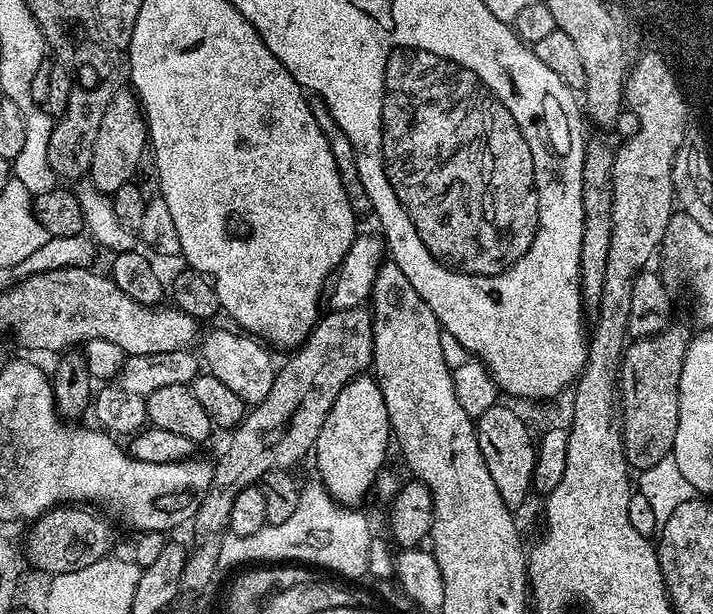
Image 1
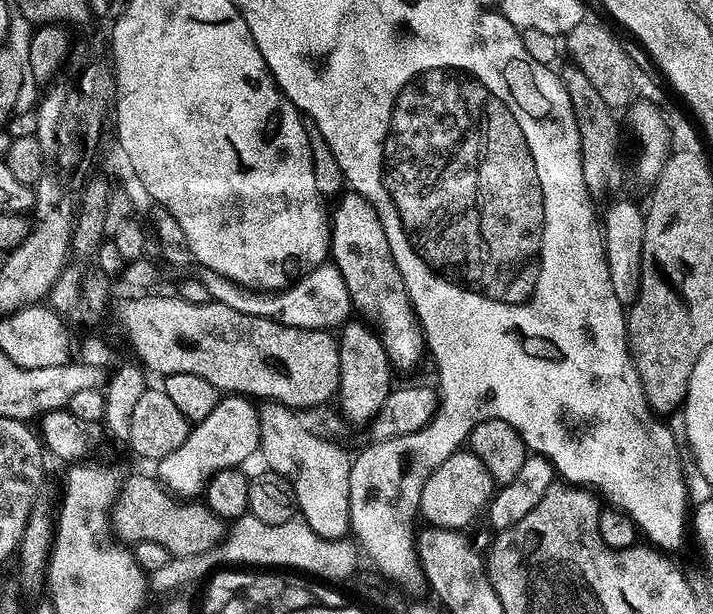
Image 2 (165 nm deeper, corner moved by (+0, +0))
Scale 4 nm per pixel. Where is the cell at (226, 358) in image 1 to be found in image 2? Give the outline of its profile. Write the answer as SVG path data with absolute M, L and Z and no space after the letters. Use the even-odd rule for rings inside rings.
M264 402L259 405L260 447L267 471L277 472L292 484L296 495L299 515L316 534L325 539L341 540L350 532L350 456L331 444L332 440L321 438L312 444L308 428L299 420L297 413L284 404Z

